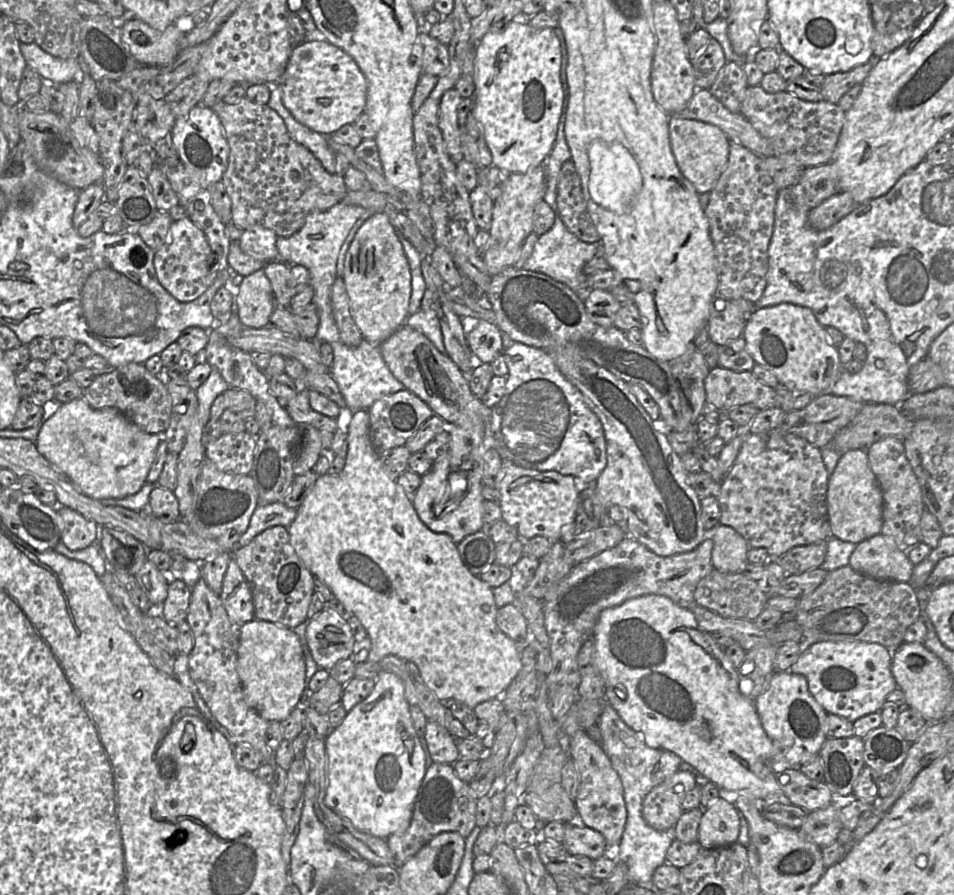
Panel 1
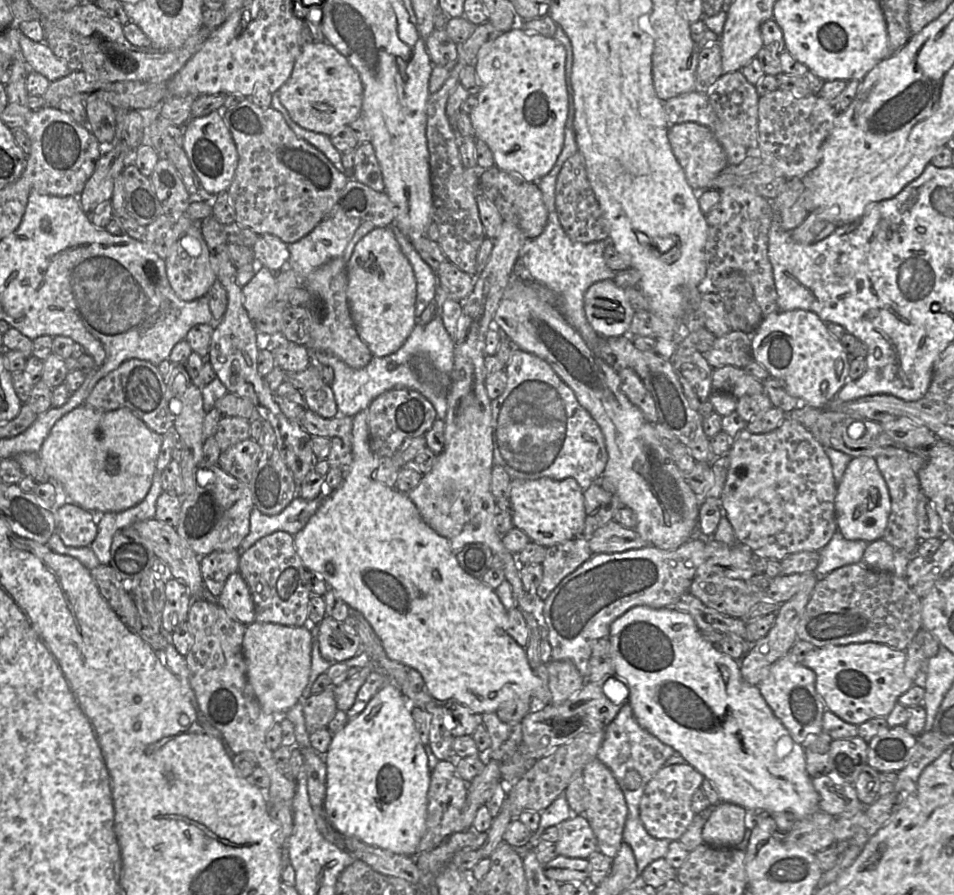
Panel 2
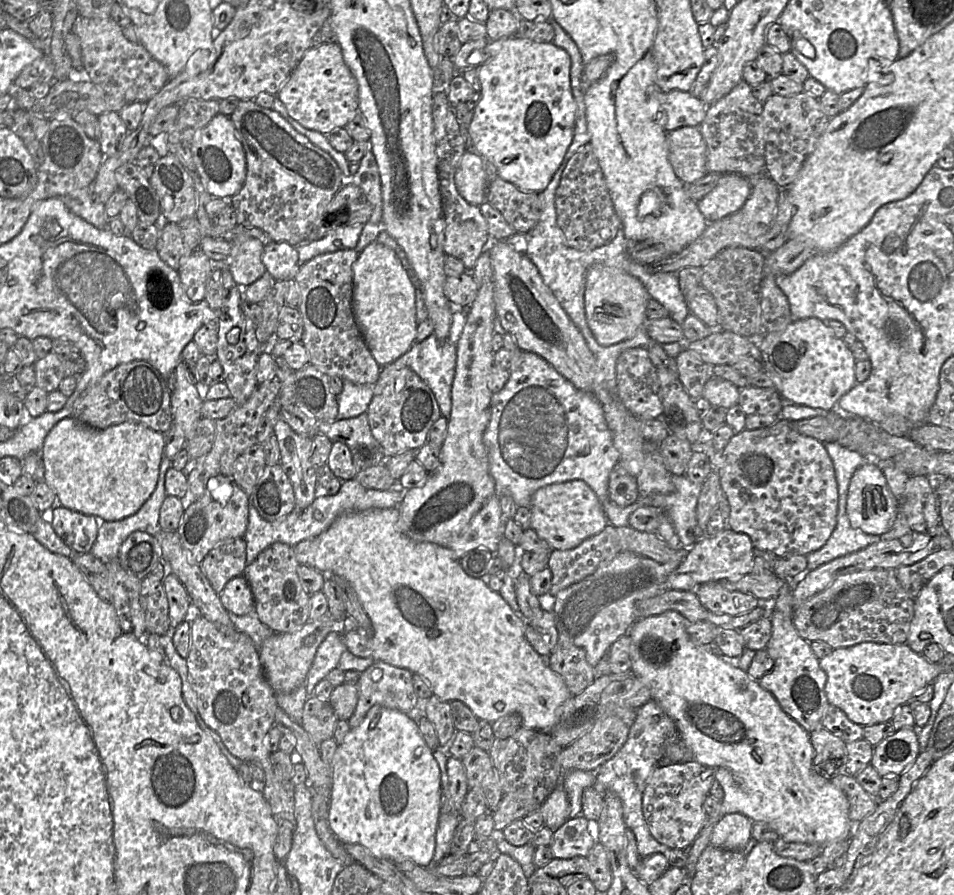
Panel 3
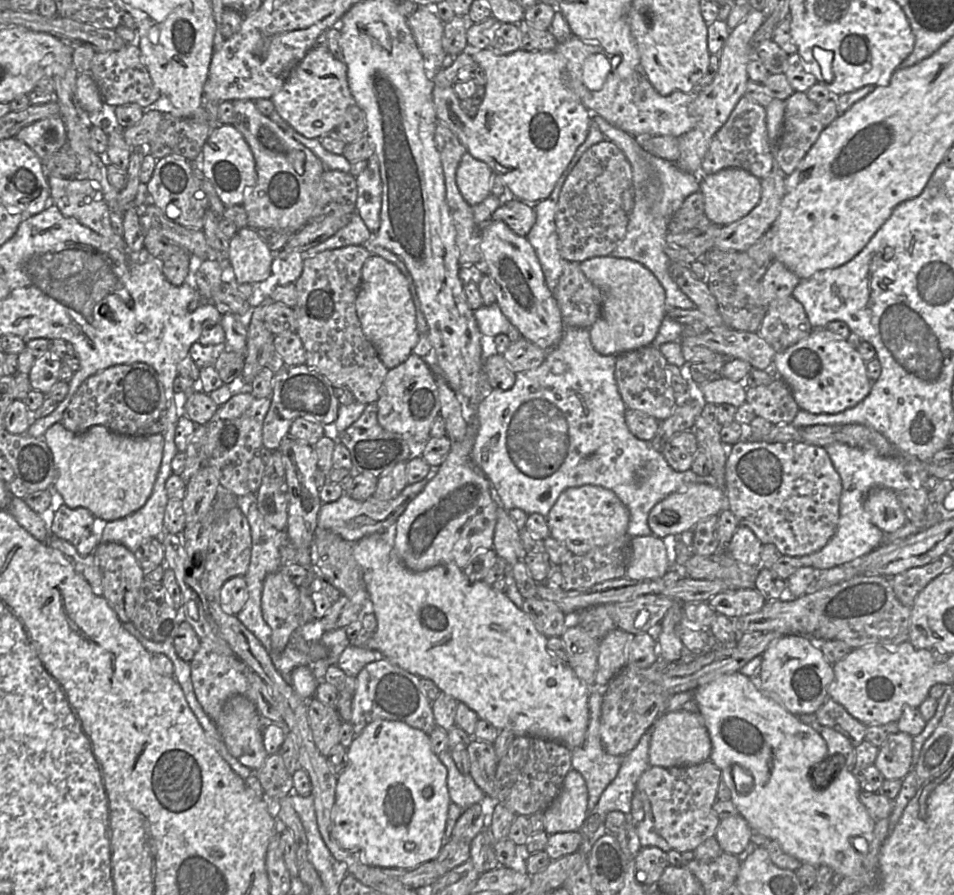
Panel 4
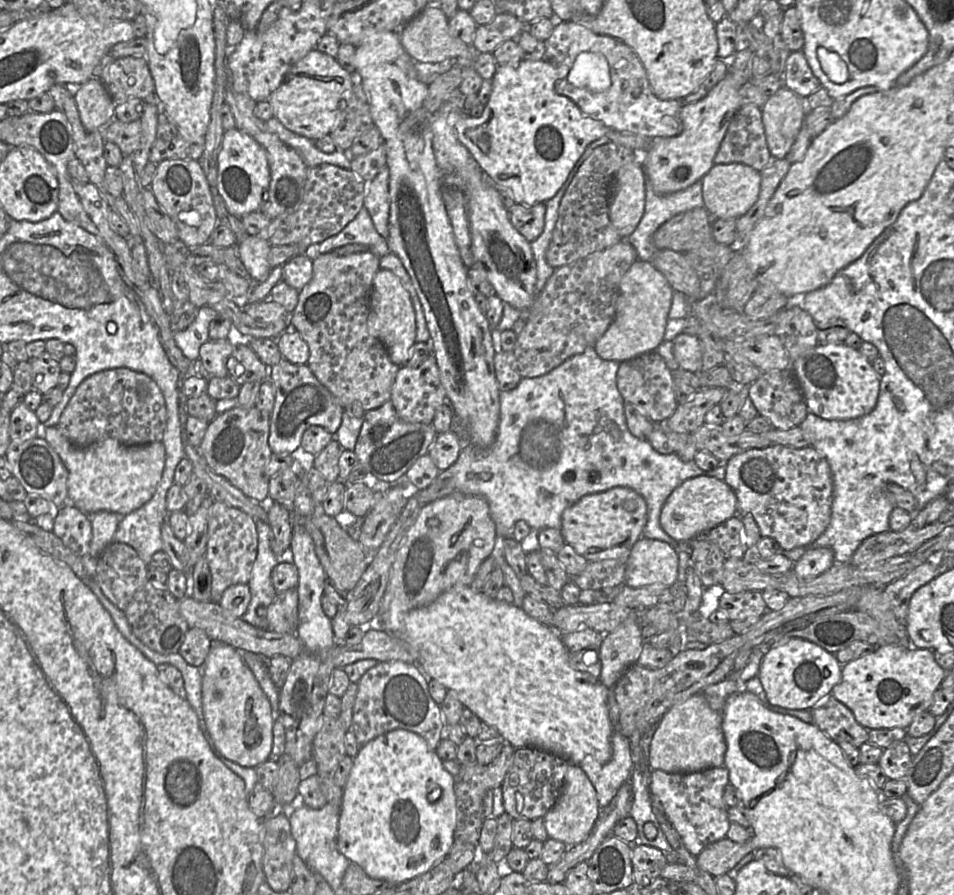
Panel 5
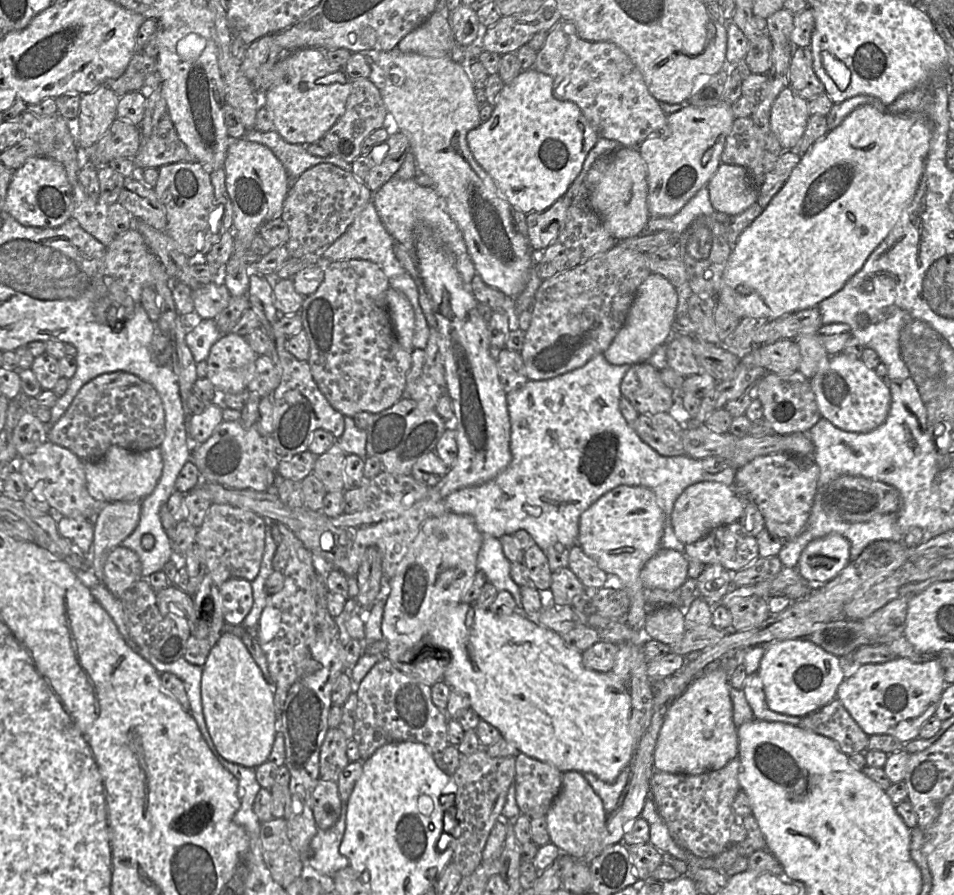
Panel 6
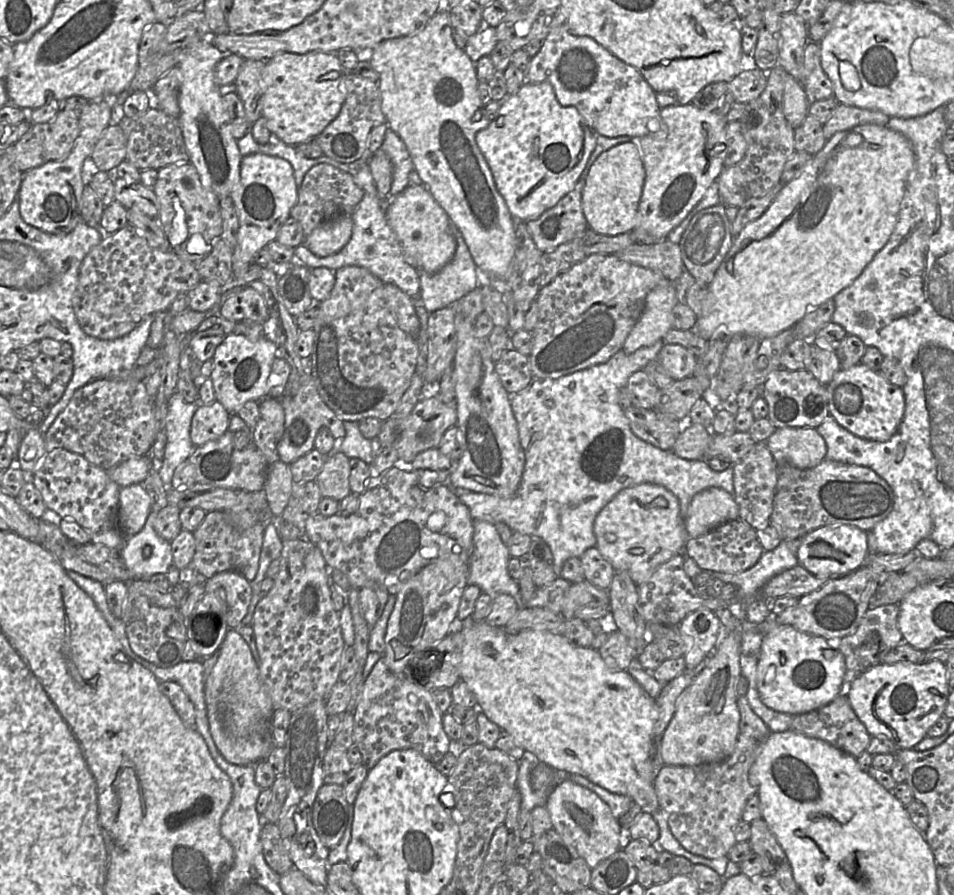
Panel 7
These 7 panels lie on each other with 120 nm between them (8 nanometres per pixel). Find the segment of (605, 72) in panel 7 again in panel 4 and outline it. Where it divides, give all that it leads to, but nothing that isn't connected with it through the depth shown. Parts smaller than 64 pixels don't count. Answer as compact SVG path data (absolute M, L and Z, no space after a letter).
M575 35L557 43L554 51L566 59L571 89L582 104L612 126L634 137L680 137L694 126L694 96L681 91L674 91L667 96L659 94L643 73L641 64L637 67L625 65L625 61L608 54L599 43L583 42Z

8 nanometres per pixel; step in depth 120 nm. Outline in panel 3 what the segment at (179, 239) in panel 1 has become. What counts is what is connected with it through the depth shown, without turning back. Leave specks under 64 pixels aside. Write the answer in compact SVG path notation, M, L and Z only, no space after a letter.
M200 249L181 259L177 270L188 298L199 303L205 298L207 280L212 272L212 260Z

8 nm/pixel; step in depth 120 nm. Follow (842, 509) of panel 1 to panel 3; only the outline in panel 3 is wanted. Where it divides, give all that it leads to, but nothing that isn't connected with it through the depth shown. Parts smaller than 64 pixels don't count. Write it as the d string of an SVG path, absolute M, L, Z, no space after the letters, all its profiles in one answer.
M870 460L854 473L847 499L847 514L851 525L867 534L883 535L893 526L898 513L898 500L893 495L882 468Z

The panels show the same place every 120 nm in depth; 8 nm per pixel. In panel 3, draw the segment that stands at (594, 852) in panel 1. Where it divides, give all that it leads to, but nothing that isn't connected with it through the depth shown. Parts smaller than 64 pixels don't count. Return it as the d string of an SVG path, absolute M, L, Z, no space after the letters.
M583 815L569 818L553 833L550 844L554 857L569 859L589 854L596 843L592 823Z

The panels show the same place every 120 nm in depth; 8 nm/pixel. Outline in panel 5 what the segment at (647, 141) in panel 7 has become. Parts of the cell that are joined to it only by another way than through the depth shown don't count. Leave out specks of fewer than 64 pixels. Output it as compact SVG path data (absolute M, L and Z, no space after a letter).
M728 71L704 98L682 106L682 131L678 135L651 138L643 168L656 193L666 194L683 190L701 180L711 169L730 122L741 107L742 86L735 82L733 74Z

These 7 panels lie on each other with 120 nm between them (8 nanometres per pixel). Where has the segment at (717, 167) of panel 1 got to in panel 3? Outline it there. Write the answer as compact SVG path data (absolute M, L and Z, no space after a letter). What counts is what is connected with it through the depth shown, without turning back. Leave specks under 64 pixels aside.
M685 126L666 133L668 159L675 175L684 185L703 178L707 147L699 127Z

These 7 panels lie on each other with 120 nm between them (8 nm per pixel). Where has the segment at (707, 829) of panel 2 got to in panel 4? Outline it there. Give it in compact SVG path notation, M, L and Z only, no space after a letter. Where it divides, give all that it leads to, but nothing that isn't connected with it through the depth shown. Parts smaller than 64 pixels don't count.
M738 814L720 820L714 837L724 852L739 855L750 843L752 832L748 822Z

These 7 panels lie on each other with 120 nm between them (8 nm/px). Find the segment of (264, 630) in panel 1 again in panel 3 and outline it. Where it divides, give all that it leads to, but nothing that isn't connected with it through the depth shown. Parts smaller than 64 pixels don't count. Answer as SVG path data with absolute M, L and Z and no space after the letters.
M329 611L319 619L309 619L299 630L273 633L259 647L259 659L264 675L275 693L290 693L306 682L319 645L332 631L343 633L343 622L335 621Z

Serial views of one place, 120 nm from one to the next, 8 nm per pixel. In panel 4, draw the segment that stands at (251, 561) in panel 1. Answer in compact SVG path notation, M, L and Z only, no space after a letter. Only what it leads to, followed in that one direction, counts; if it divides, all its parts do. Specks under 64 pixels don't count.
M280 571L271 573L263 583L261 608L263 618L272 630L272 650L282 652L292 634L301 626L300 590Z

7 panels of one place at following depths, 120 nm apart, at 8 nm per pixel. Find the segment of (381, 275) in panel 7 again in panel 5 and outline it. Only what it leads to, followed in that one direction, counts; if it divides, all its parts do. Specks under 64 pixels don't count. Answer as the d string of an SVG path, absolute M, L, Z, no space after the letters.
M362 207L357 216L343 230L319 244L309 246L305 255L315 259L321 254L350 244L366 245L370 252L379 258L390 253L386 239L379 235L369 212Z

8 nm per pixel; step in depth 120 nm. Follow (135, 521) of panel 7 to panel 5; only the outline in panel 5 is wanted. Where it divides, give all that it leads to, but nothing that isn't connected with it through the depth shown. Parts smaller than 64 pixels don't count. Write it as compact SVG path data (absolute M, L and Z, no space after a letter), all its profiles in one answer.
M108 511L88 514L91 517L92 540L89 559L94 562L103 550L112 542L118 525L124 515Z

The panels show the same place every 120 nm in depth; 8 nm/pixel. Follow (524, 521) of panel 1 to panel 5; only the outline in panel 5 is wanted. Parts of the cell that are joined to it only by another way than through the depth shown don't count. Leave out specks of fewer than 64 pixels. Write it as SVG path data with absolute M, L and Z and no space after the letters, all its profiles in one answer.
M626 487L587 494L570 507L561 517L563 539L588 562L603 560L627 561L633 545L642 537L647 523L647 505L636 491Z

